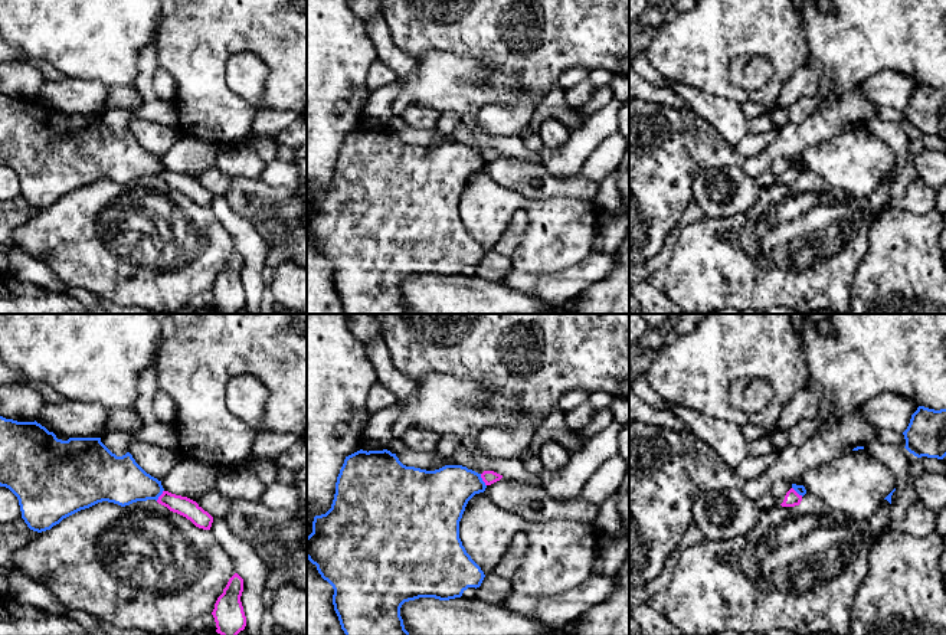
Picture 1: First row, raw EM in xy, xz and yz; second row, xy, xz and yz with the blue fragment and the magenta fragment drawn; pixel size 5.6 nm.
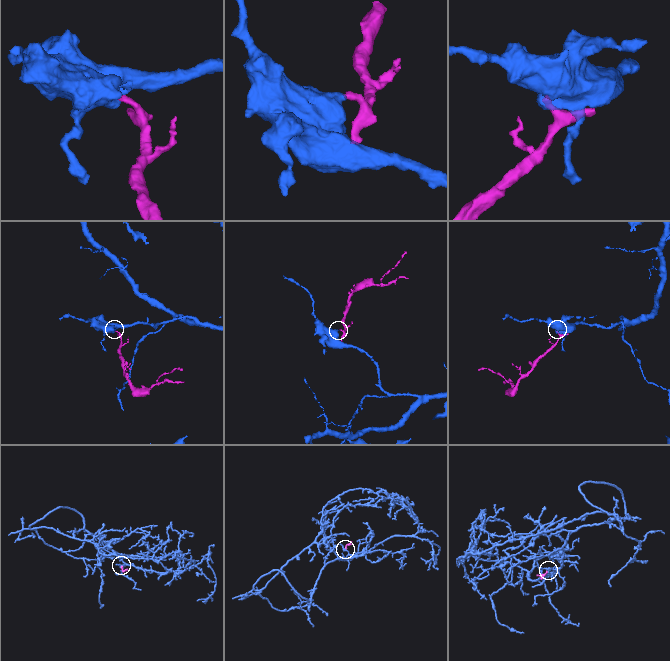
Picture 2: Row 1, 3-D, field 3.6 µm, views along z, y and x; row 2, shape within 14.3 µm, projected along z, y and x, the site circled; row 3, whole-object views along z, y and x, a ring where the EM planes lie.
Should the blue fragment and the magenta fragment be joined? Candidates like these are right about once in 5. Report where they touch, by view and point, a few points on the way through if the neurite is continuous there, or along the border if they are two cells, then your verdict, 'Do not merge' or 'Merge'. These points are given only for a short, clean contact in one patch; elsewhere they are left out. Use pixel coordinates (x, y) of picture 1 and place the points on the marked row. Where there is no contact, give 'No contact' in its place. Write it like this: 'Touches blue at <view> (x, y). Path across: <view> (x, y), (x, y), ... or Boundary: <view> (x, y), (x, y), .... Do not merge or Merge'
Touches blue at xz (481, 480). Boundary: xz (480, 474), (485, 485). Do not merge

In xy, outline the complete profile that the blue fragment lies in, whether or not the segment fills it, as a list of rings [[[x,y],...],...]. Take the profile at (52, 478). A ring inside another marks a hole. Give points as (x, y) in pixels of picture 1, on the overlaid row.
[[[0,416],[0,487],[9,488],[17,497],[22,518],[37,533],[50,530],[63,518],[102,501],[125,507],[137,501],[157,501],[164,491],[161,481],[147,474],[130,452],[117,456],[101,442],[101,438],[62,441],[36,420],[17,422],[3,416]]]

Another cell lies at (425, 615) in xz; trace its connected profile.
[[[419,598],[400,608],[409,635],[543,635],[549,628],[500,603]]]

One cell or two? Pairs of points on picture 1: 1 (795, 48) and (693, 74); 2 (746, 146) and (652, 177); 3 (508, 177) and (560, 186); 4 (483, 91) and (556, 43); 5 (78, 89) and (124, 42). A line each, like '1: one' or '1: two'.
1: one
2: two
3: one
4: two
5: two

